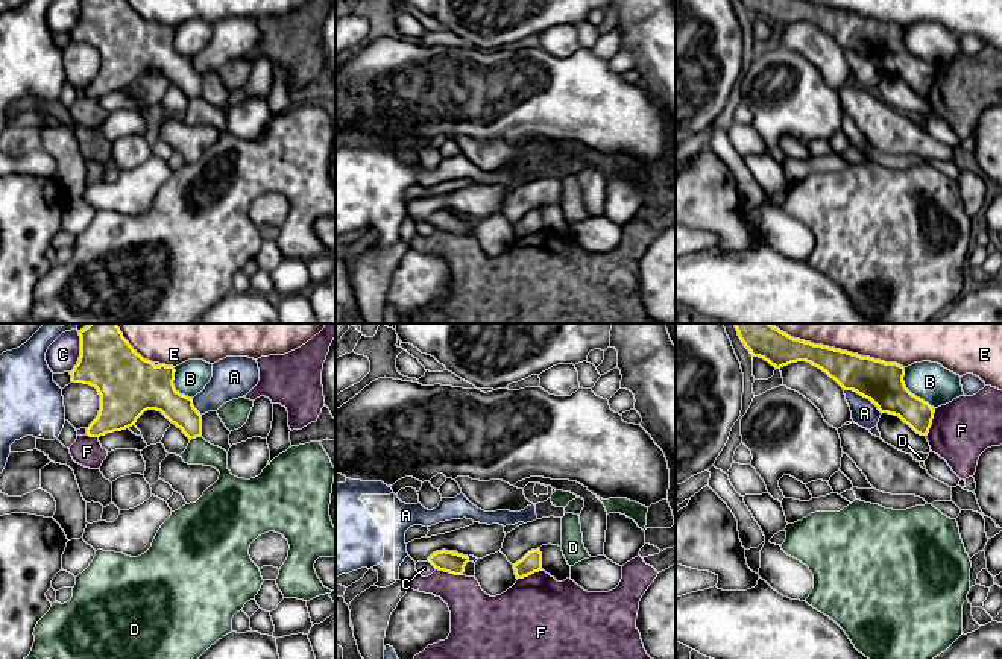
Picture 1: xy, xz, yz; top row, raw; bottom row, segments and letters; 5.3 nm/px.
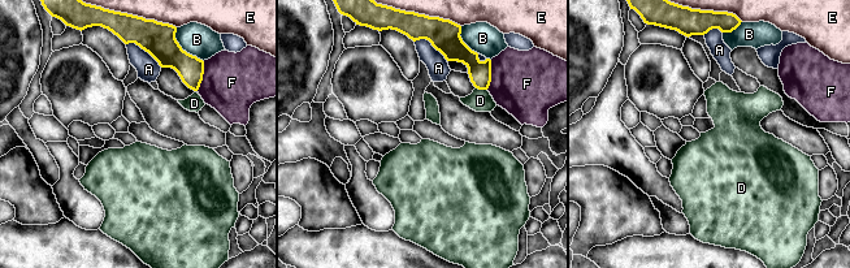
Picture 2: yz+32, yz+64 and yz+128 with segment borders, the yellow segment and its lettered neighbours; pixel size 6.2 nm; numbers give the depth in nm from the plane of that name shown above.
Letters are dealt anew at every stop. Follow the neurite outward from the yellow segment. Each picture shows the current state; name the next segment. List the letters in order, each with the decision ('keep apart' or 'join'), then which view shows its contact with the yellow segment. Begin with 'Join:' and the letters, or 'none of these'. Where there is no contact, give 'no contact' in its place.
Join: none of these
A: keep apart | yz
B: keep apart | yz
C: keep apart | xy
D: keep apart | xy
E: keep apart | yz
F: keep apart | yz

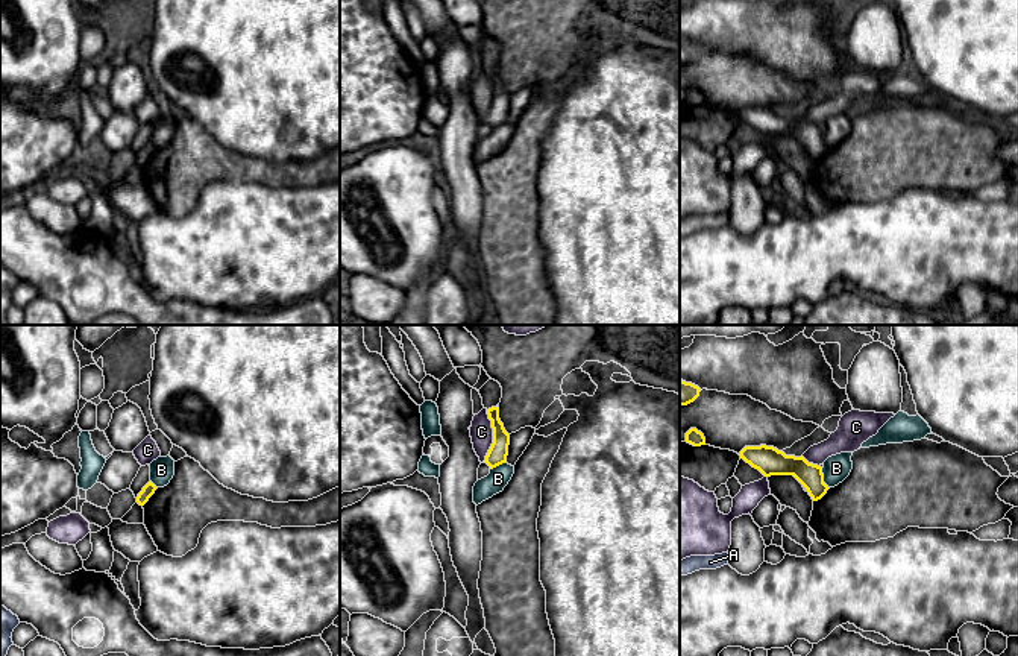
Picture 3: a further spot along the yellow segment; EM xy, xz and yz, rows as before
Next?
Join: none of these
A: keep apart | yz
B: keep apart | yz
C: keep apart | xz

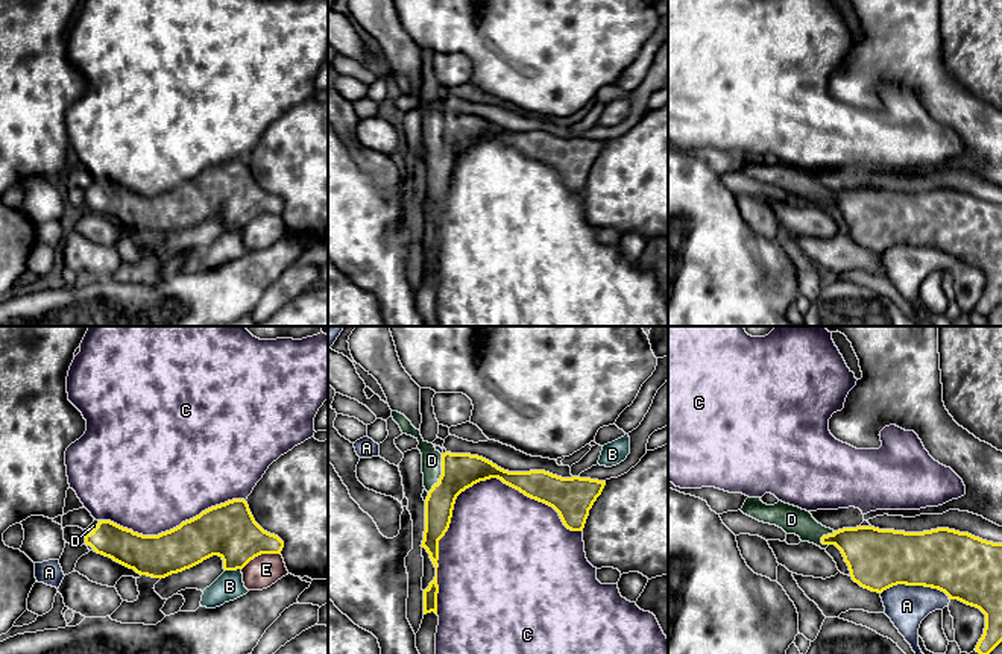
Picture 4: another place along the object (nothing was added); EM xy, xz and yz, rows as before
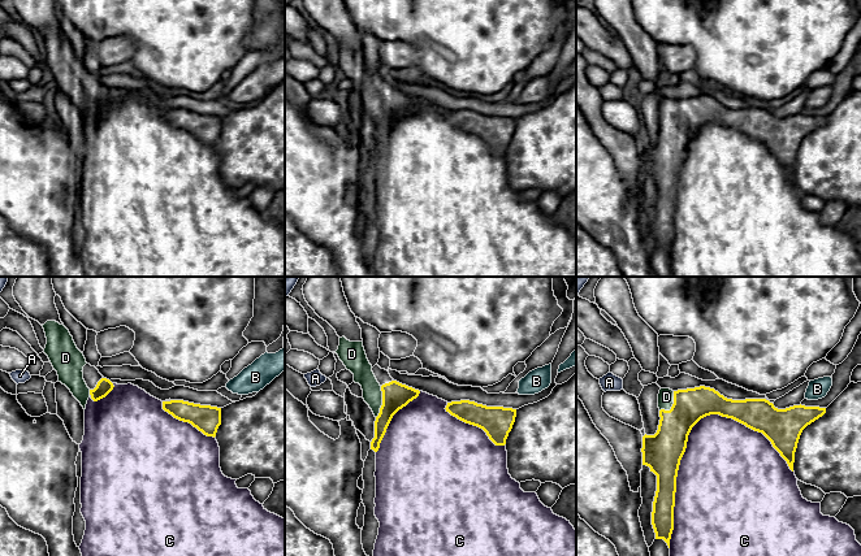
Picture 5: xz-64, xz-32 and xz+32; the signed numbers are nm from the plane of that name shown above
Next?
Join: D
A: keep apart | yz
B: keep apart | xy
C: keep apart | xz
D: join | xz
E: keep apart | xy

